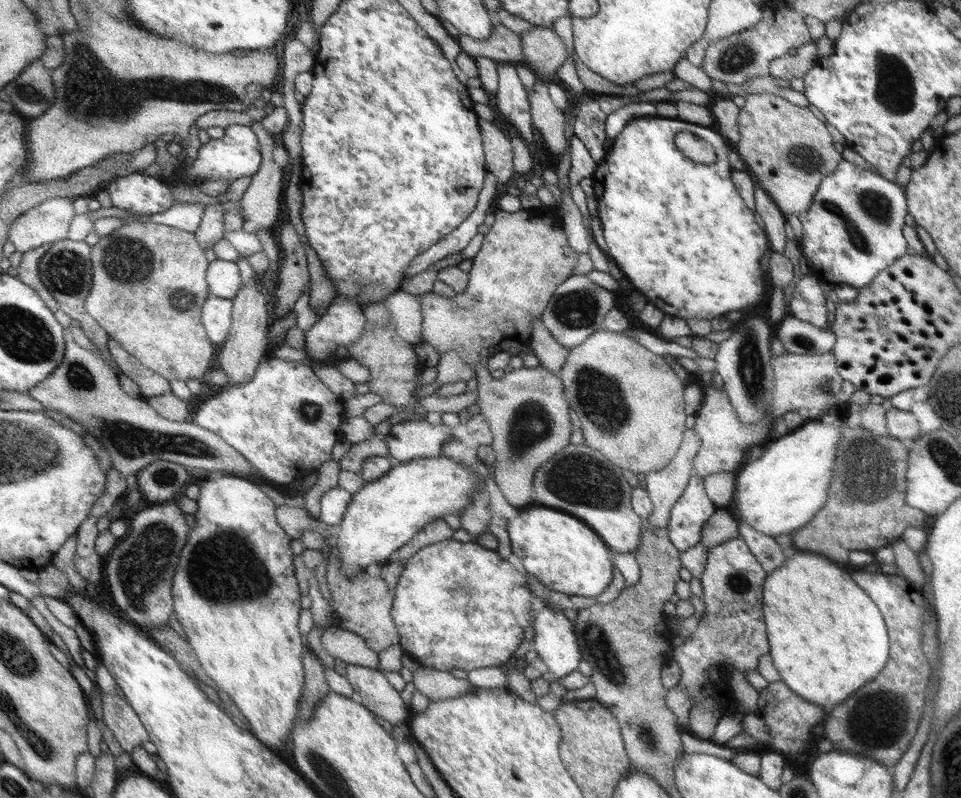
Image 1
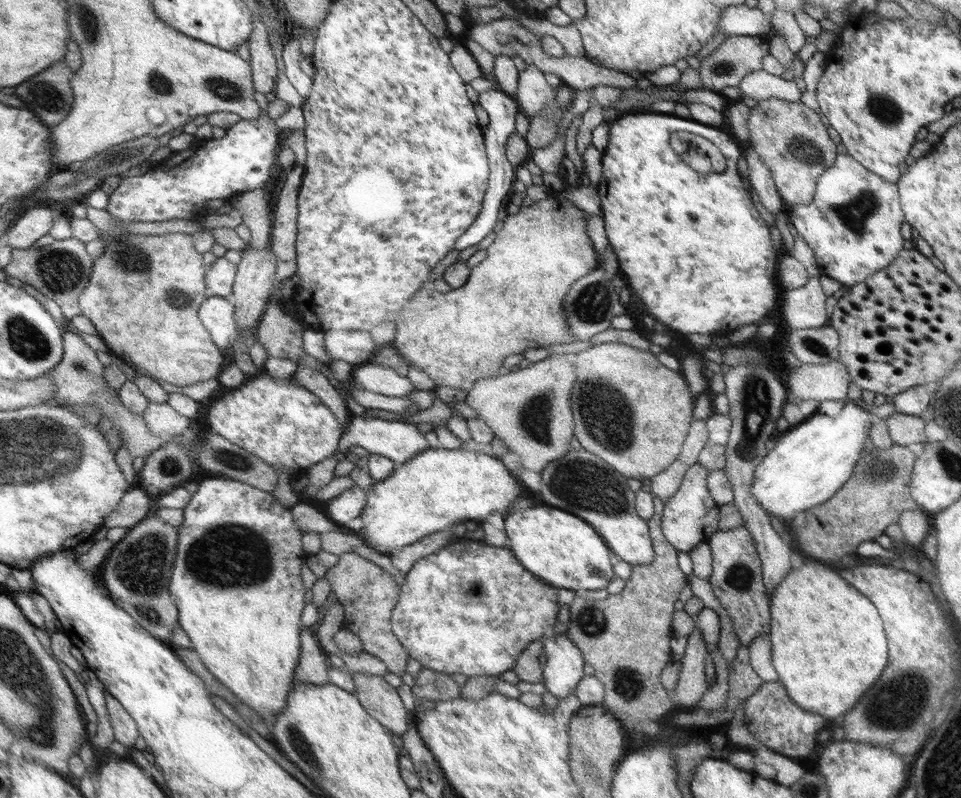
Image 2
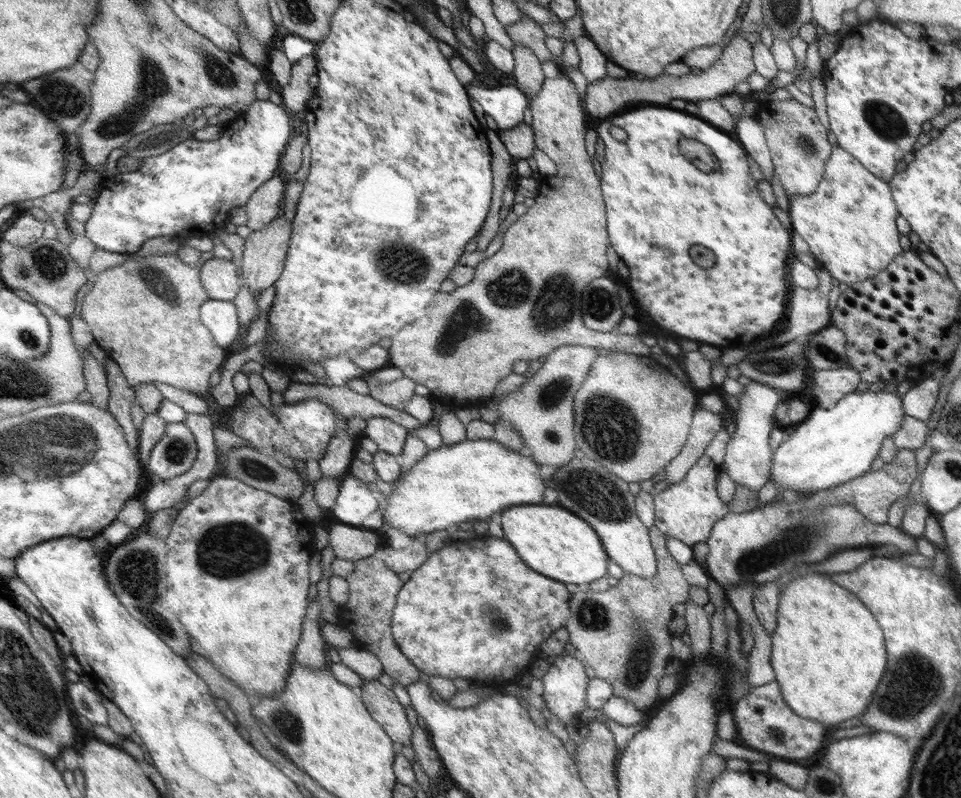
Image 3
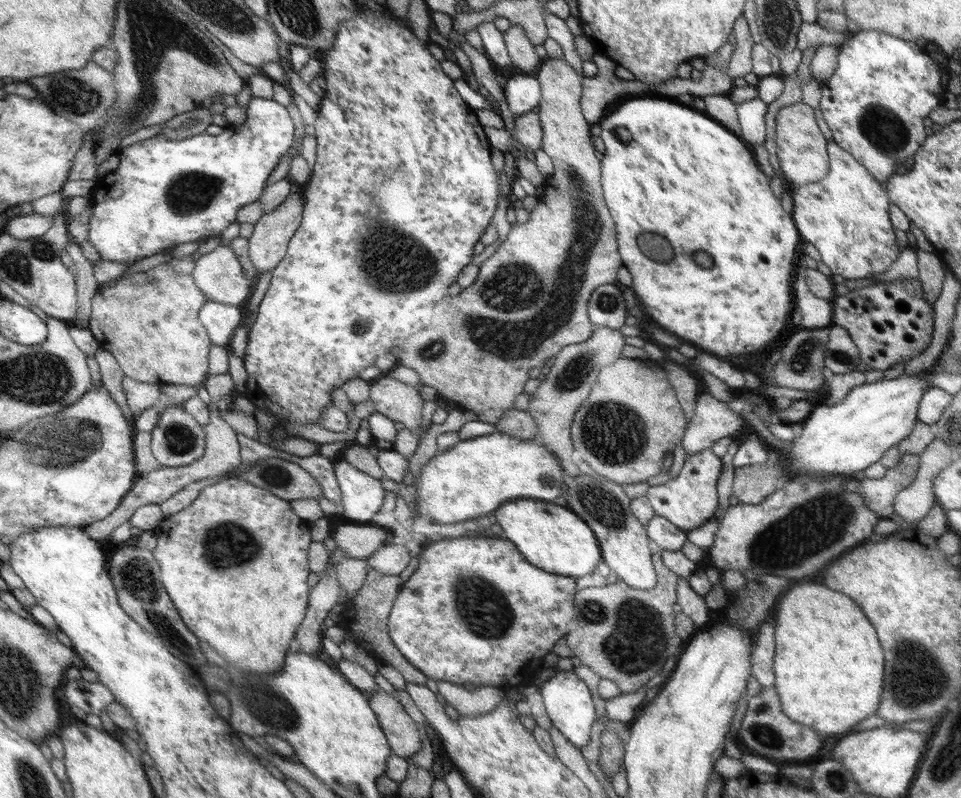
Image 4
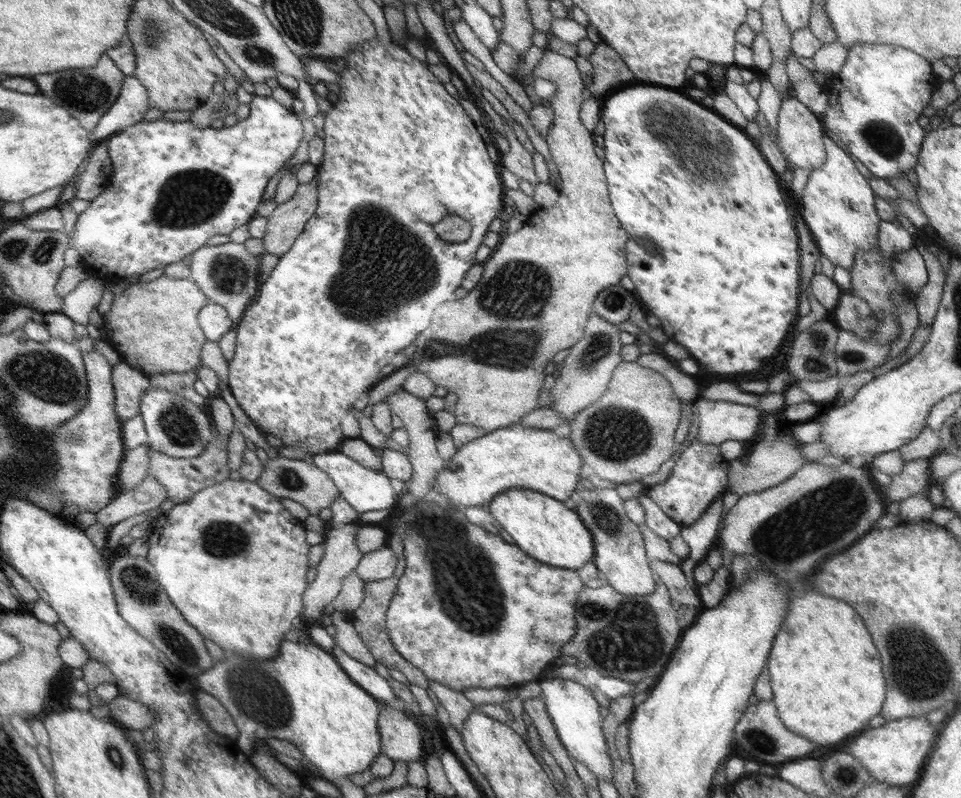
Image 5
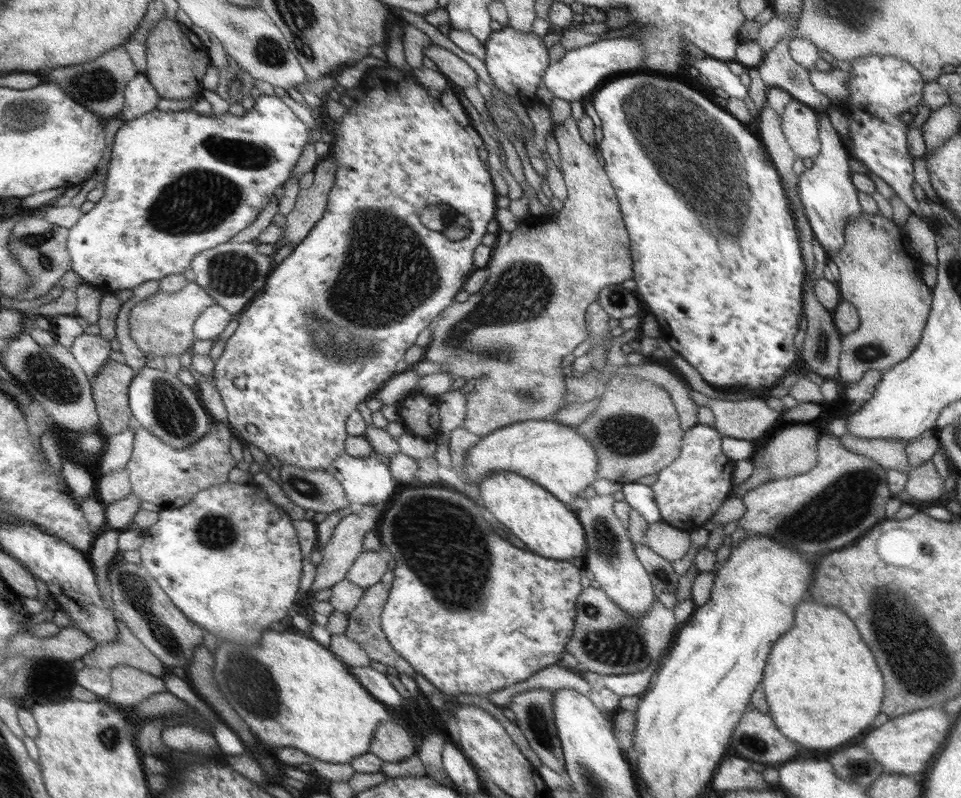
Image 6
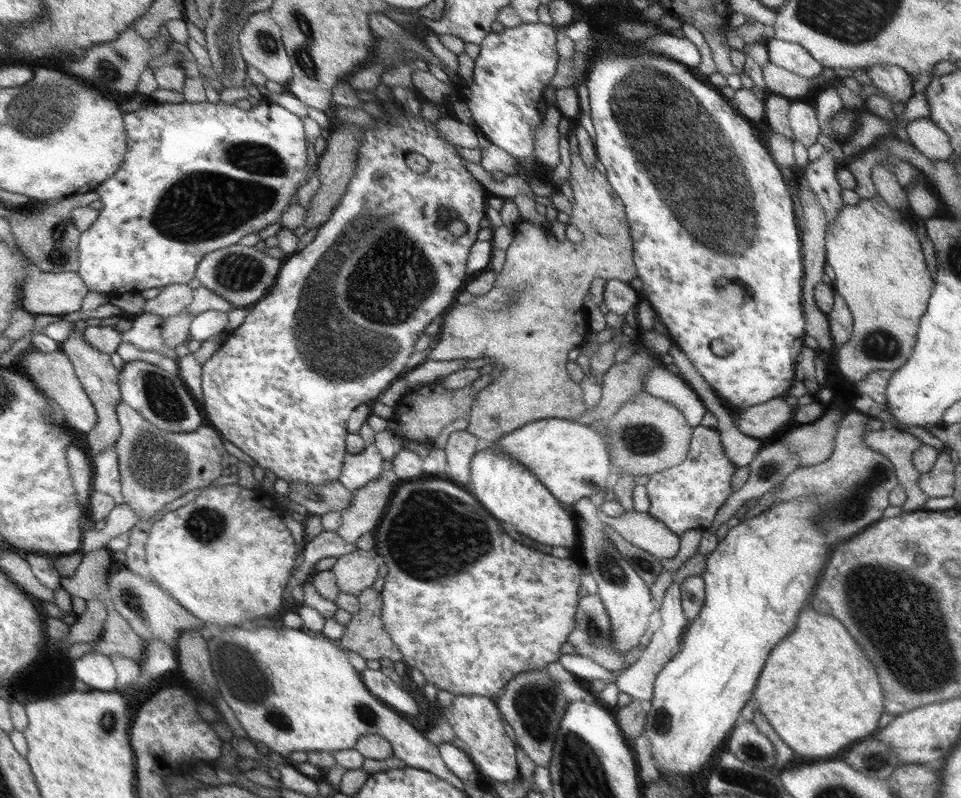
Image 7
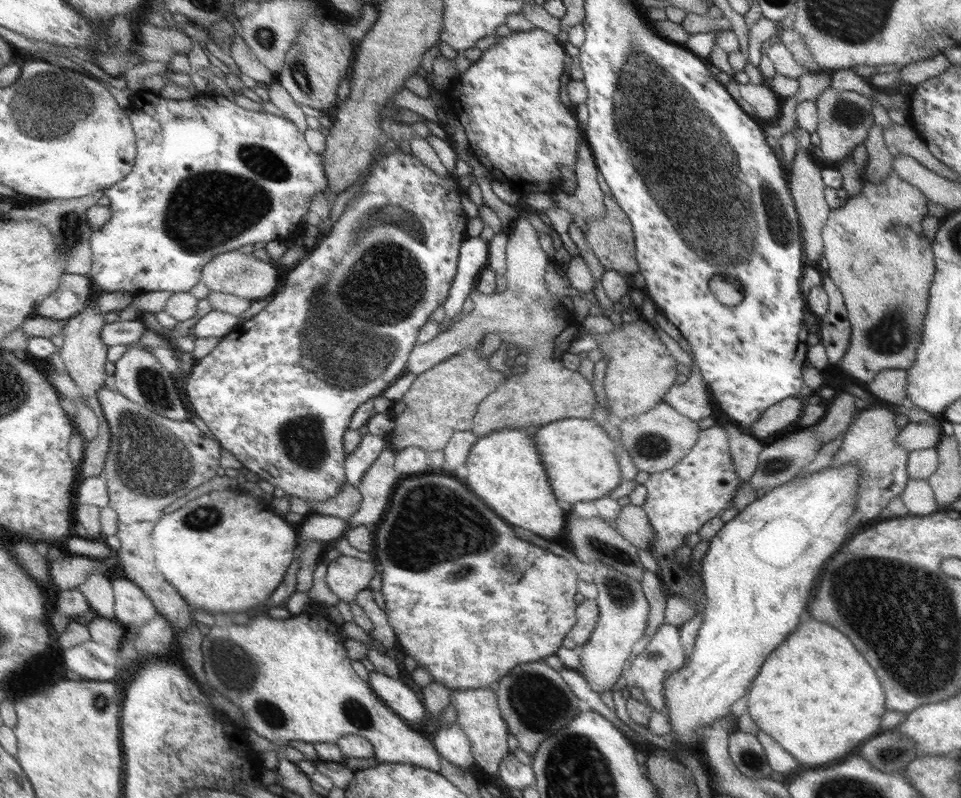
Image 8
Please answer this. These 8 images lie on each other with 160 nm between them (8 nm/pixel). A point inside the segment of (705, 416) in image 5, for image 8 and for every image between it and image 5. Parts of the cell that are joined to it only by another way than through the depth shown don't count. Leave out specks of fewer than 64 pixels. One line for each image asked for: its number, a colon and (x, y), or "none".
6: (746, 419)
7: (759, 421)
8: (781, 414)

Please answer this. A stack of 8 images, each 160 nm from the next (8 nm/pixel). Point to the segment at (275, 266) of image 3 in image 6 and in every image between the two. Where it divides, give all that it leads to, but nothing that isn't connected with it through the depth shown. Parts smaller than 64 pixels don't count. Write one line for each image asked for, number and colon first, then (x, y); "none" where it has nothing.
4: (267, 244)
5: (286, 222)
6: (310, 204)

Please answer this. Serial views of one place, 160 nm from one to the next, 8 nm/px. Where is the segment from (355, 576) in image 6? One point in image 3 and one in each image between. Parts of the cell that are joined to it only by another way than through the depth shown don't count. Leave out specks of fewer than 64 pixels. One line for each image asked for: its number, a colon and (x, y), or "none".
3: (407, 559)
4: (389, 559)
5: (376, 565)

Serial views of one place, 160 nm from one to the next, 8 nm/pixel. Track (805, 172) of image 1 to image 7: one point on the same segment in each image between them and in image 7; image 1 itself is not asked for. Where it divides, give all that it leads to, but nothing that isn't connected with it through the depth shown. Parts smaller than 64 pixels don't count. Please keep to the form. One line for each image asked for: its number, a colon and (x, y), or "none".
2: (789, 138)
3: (798, 148)
4: (801, 155)
5: (799, 133)
6: (798, 123)
7: (801, 117)

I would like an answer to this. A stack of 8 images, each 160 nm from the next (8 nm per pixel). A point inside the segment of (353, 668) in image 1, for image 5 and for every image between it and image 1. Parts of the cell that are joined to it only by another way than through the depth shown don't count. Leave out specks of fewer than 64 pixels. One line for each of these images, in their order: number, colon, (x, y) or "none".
2: (380, 699)
3: (384, 708)
4: (401, 733)
5: (400, 739)

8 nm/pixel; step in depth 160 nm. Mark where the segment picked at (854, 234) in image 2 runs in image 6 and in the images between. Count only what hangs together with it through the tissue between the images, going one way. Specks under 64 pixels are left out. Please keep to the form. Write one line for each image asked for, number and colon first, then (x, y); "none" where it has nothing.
3: (848, 222)
4: (843, 216)
5: (836, 204)
6: (828, 196)

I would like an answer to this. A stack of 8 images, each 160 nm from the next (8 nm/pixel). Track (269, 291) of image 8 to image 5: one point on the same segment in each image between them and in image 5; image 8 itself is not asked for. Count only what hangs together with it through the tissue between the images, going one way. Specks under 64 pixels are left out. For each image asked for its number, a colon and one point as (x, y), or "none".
5: (227, 274)
6: (233, 273)
7: (242, 275)

